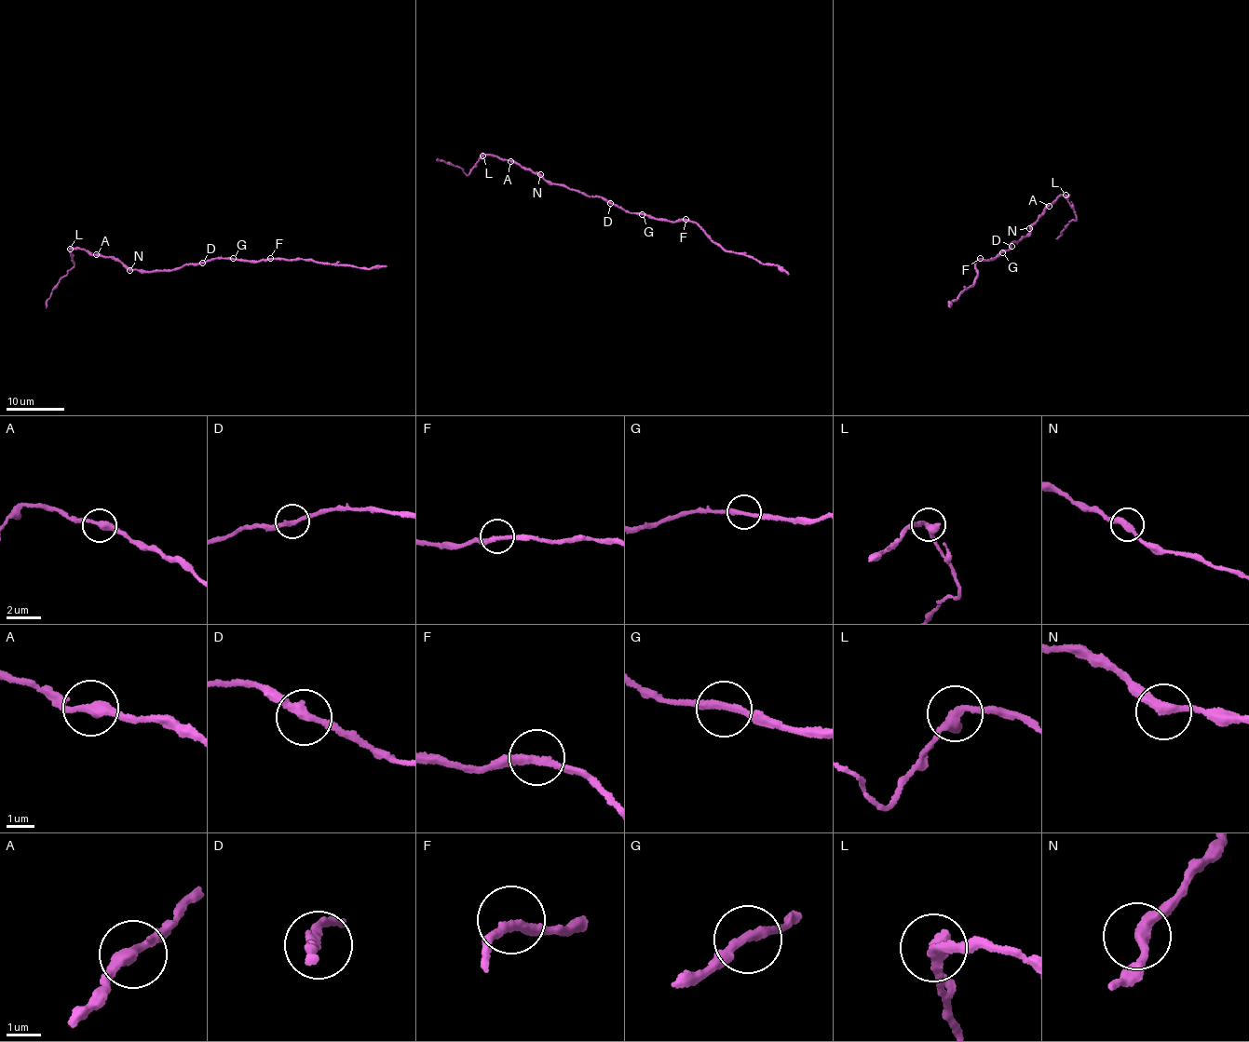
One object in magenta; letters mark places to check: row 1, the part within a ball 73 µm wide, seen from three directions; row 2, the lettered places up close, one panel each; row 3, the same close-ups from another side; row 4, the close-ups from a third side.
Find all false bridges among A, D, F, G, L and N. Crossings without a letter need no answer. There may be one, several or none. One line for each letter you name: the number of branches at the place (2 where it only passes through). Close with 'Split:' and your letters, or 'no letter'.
L: Branches: 2
Split: L

